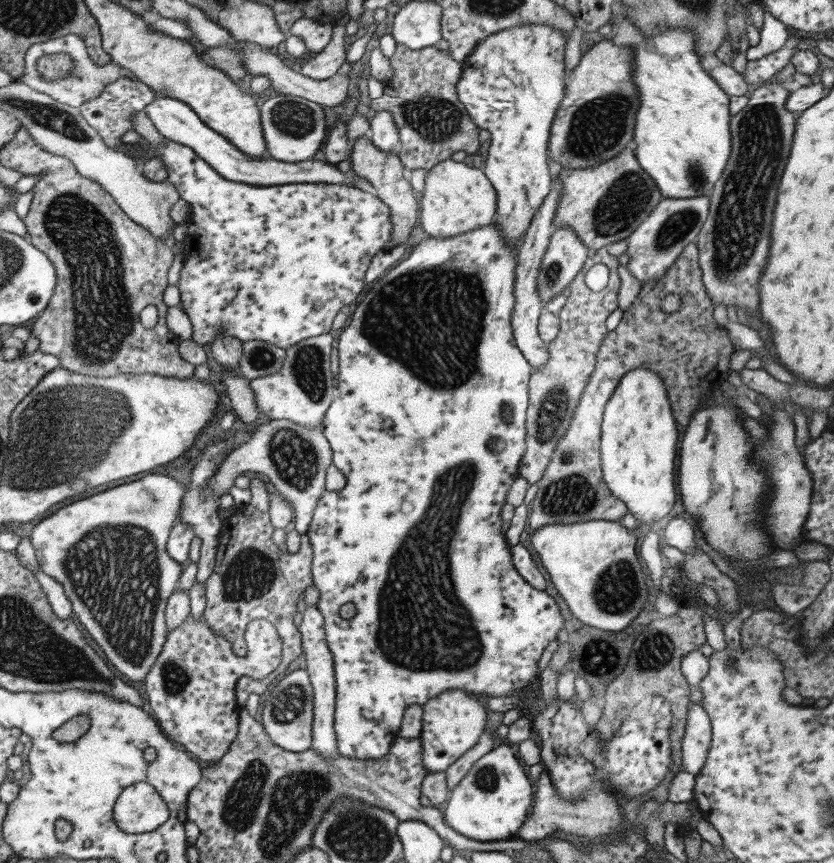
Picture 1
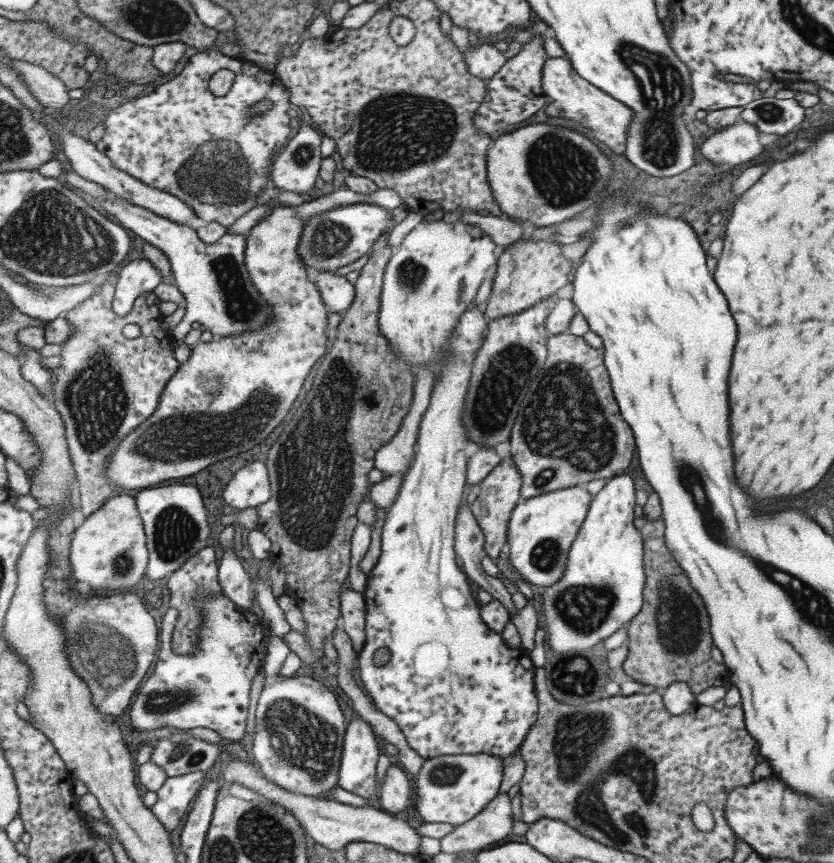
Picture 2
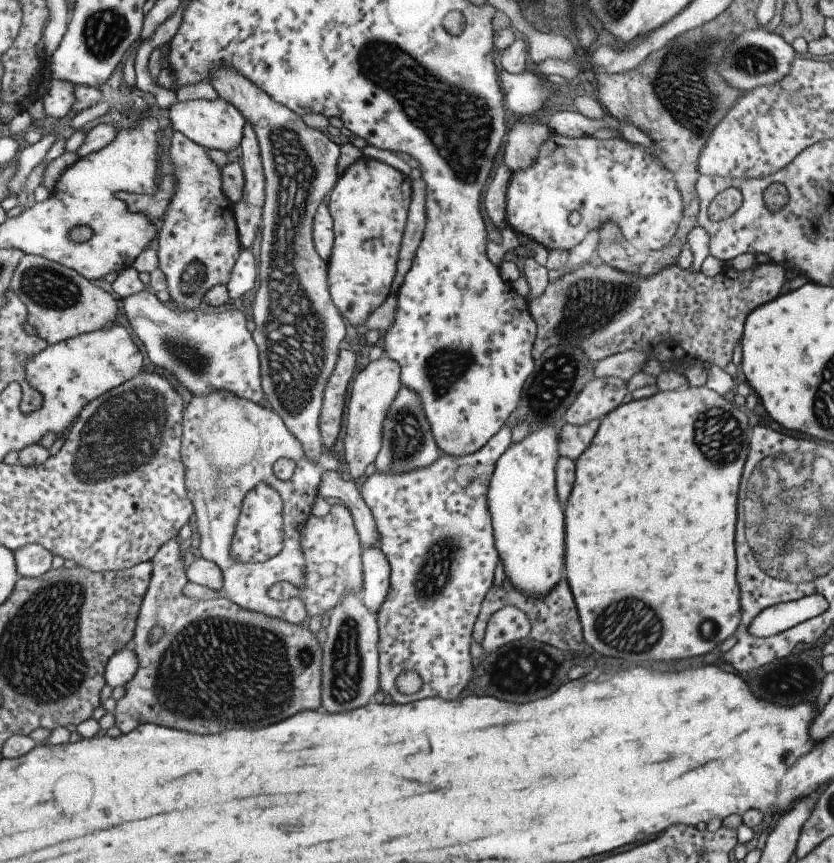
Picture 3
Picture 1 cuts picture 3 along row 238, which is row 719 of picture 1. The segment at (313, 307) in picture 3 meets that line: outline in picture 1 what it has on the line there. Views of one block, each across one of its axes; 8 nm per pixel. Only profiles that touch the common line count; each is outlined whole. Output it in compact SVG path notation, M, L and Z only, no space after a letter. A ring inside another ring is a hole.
M305 669L291 671L271 689L263 702L260 724L269 741L287 752L298 753L312 748L312 686Z

